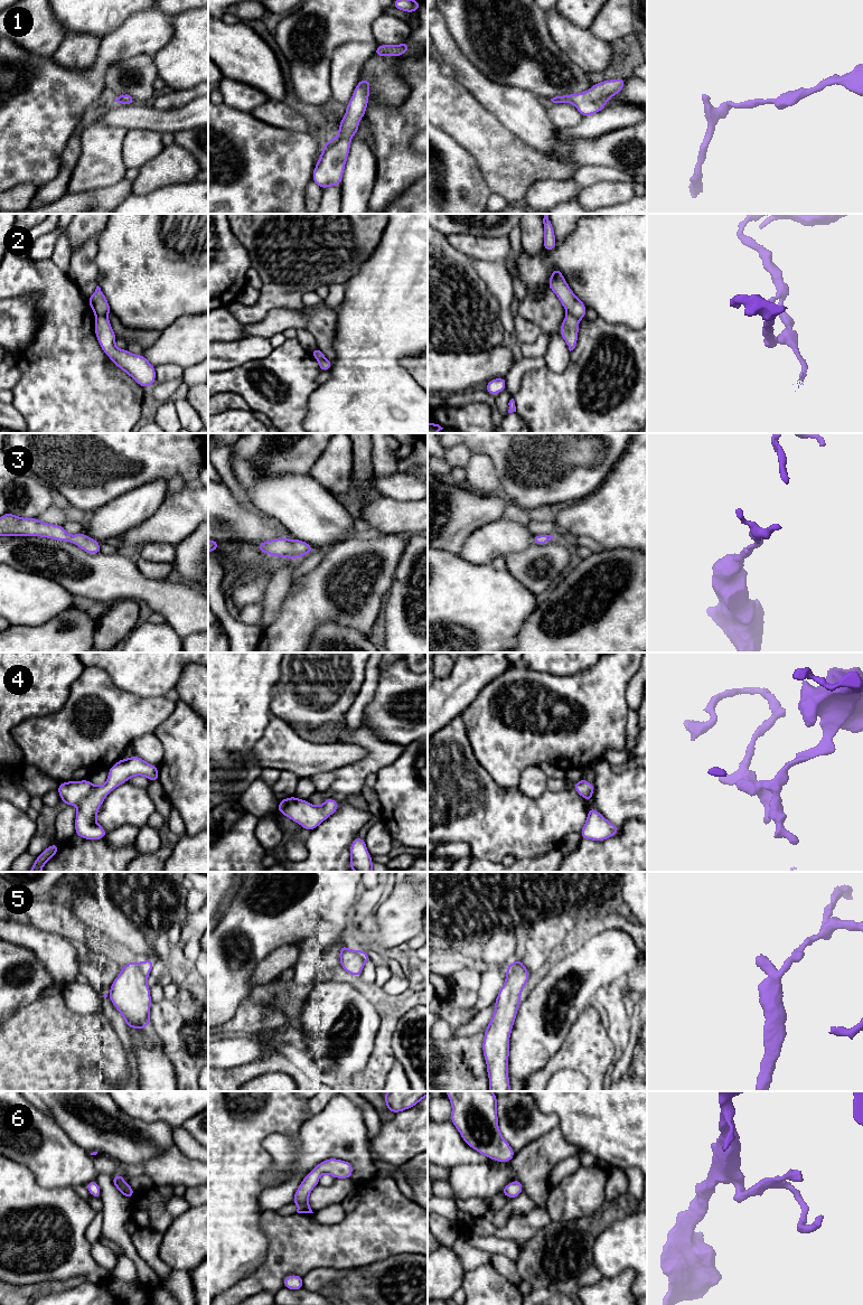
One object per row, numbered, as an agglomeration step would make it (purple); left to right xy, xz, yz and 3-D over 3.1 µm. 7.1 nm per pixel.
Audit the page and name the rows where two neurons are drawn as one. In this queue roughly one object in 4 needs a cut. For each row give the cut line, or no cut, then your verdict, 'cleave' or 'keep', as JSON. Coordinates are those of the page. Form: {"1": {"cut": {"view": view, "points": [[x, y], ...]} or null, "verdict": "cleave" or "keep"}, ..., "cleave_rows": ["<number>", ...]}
{"1": {"cut": null, "verdict": "keep"}, "2": {"cut": {"view": "xy", "points": [[96, 315], [106, 317]]}, "verdict": "cleave"}, "3": {"cut": null, "verdict": "keep"}, "4": {"cut": null, "verdict": "keep"}, "5": {"cut": {"view": "xy", "points": [[141, 963], [141, 972], [147, 976]]}, "verdict": "cleave"}, "6": {"cut": null, "verdict": "keep"}, "cleave_rows": ["2", "5"]}

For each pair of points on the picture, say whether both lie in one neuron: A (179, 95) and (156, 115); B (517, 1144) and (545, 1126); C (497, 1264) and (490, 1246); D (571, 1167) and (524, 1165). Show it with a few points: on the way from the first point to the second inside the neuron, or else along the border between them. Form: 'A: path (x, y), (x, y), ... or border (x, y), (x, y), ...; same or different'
A: border (188, 103), (167, 110), (158, 110), (152, 106); different
B: path (524, 1137), (535, 1126), (538, 1126); same
C: border (491, 1252), (506, 1255), (516, 1261); different
D: border (577, 1153), (555, 1164), (547, 1180), (547, 1189); different

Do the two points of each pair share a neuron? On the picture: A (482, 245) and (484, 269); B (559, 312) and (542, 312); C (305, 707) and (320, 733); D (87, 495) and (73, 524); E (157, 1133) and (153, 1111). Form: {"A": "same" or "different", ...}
{"A": "different", "B": "same", "C": "different", "D": "different", "E": "different"}

